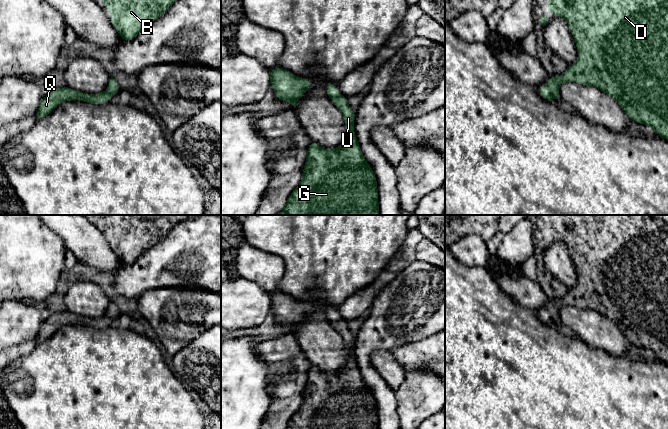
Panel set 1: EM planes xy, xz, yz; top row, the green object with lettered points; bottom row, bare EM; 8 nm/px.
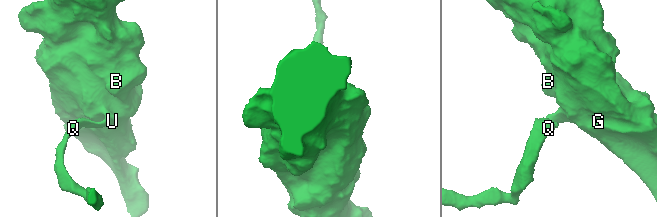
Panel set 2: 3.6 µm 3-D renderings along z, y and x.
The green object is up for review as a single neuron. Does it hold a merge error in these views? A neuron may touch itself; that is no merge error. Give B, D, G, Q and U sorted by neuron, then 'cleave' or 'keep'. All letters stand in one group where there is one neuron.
B D G Q U; keep

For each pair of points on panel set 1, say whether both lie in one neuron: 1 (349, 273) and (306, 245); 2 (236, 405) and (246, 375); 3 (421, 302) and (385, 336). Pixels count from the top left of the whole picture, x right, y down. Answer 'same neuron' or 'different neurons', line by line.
1: same neuron
2: same neuron
3: same neuron

